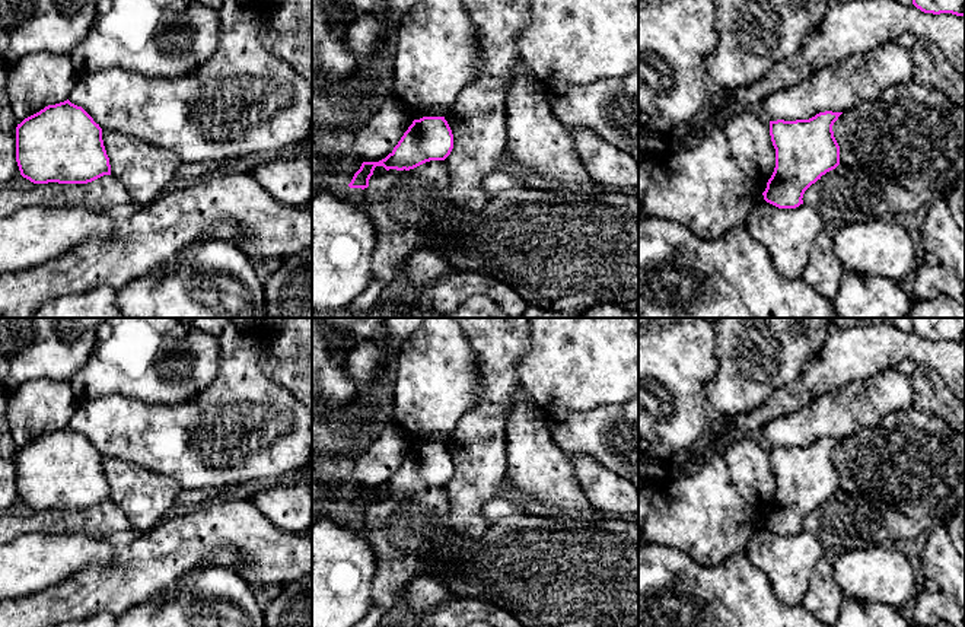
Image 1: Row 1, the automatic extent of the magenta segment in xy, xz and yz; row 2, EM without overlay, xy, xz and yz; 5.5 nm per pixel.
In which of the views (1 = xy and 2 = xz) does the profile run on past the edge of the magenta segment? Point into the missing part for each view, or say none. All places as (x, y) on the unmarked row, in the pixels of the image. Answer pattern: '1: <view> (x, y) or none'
1: none
2: none

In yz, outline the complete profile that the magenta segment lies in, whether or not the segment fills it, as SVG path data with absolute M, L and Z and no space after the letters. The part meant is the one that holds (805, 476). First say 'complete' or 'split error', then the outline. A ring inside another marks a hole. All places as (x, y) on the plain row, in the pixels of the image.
complete | M825 437L809 446L770 448L775 494L762 519L778 535L803 531L805 518L840 491L832 452L843 439Z

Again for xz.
complete | M445 443L414 446L394 477L379 488L363 488L350 515L367 515L376 493L410 497L430 487L445 487L453 475L453 461Z

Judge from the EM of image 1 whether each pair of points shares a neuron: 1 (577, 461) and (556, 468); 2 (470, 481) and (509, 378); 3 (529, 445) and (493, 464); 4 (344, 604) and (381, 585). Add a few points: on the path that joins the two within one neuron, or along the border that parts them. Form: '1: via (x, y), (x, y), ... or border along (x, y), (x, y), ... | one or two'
1: border along (566, 455), (579, 487), (586, 495) | two
2: via (478, 455), (480, 435), (494, 404) | one
3: border along (506, 422), (506, 471), (503, 478) | two
4: border along (375, 556), (372, 601), (366, 611) | two

